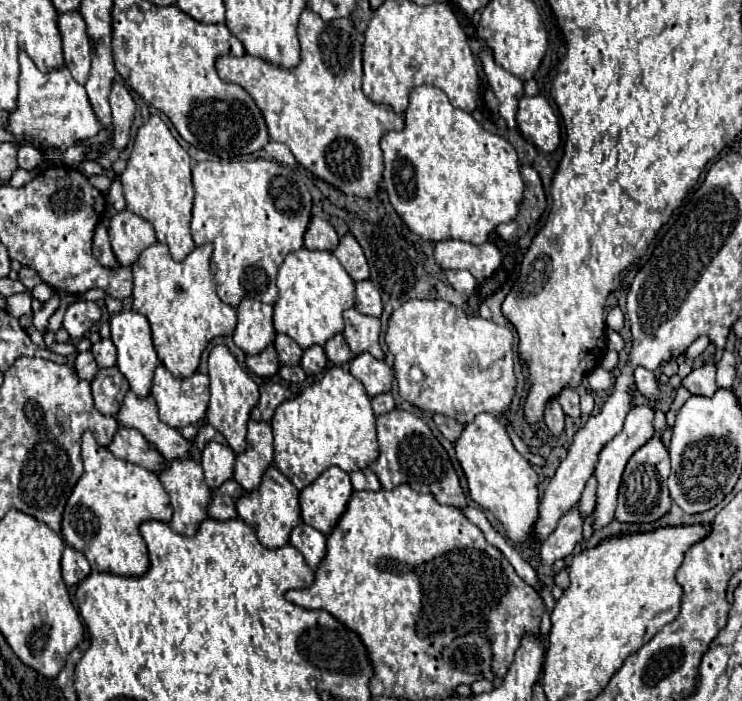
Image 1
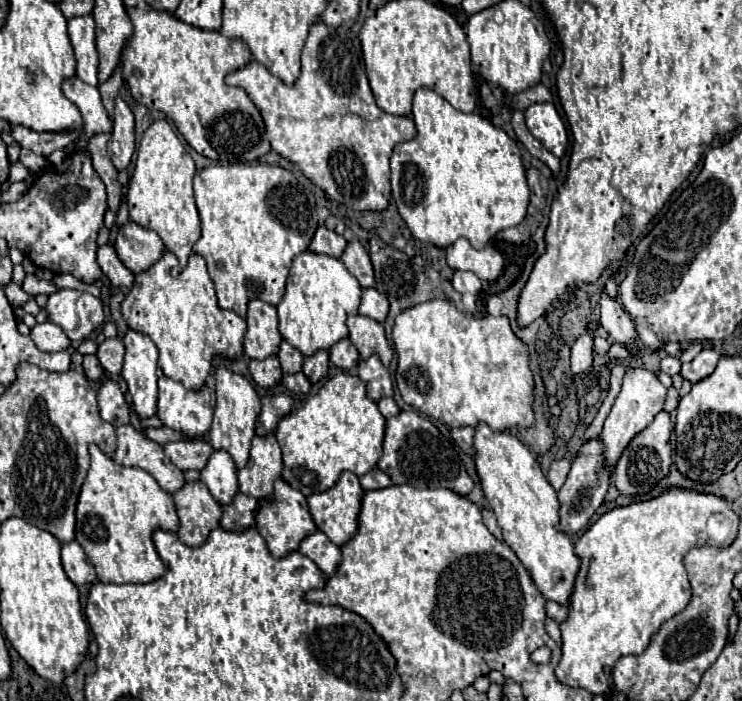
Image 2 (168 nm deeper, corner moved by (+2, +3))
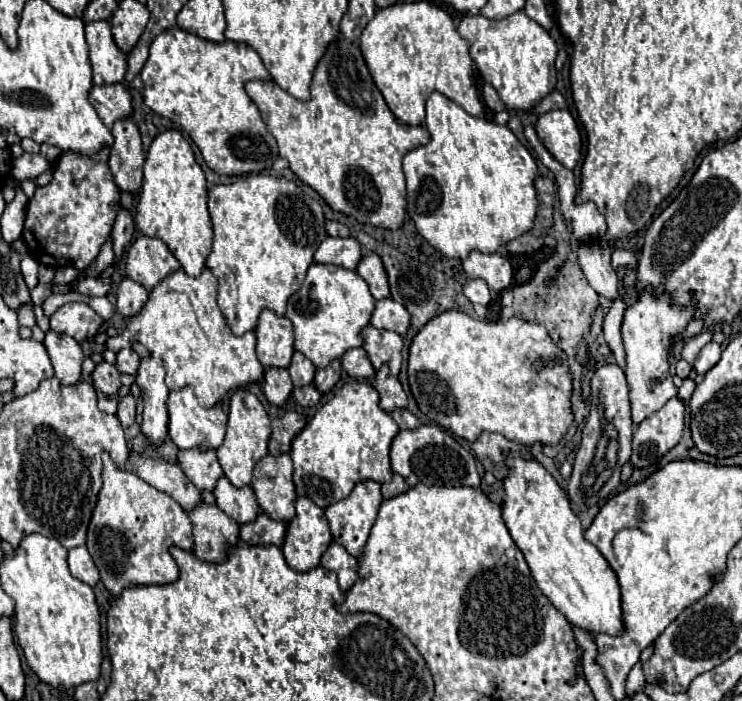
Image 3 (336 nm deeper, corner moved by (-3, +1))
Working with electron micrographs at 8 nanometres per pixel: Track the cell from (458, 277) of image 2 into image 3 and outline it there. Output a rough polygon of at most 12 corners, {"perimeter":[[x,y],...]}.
{"perimeter":[[470,279],[464,295],[472,303],[488,305],[490,289],[482,279]]}

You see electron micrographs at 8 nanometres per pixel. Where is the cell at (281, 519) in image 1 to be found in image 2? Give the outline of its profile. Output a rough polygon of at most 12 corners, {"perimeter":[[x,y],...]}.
{"perimeter":[[281,477],[259,501],[255,529],[283,557],[315,531],[307,499]]}

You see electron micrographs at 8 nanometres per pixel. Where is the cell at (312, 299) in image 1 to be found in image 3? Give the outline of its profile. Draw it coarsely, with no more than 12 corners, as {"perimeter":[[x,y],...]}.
{"perimeter":[[314,263],[288,301],[296,351],[362,347],[374,303],[356,271]]}

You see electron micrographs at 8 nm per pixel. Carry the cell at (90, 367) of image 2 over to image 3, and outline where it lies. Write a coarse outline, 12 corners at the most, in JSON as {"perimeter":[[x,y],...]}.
{"perimeter":[[106,361],[92,373],[94,387],[116,397],[122,387],[118,369]]}

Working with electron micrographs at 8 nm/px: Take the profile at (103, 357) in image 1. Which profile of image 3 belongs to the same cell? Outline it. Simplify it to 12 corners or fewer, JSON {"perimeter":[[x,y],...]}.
{"perimeter":[[118,351],[116,367],[120,373],[136,375],[138,353]]}

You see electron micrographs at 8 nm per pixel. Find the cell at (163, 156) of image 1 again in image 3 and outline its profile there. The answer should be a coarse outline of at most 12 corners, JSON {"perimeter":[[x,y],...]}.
{"perimeter":[[160,133],[134,219],[190,277],[212,249],[190,141]]}

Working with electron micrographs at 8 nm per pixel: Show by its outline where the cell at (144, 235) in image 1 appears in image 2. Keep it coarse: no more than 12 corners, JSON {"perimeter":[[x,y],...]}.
{"perimeter":[[127,221],[115,251],[141,273],[165,247],[153,229]]}

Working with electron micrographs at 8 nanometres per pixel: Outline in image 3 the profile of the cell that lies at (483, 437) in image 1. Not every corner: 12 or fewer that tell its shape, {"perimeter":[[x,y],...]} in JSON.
{"perimeter":[[506,455],[504,521],[538,589],[590,635],[620,585],[556,479]]}

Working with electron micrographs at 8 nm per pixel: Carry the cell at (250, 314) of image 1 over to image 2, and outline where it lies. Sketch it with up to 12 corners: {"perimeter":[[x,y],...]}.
{"perimeter":[[265,301],[247,307],[243,351],[265,359],[279,351],[277,309]]}

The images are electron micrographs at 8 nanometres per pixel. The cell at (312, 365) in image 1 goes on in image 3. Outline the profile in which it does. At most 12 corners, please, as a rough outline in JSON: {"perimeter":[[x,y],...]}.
{"perimeter":[[332,361],[318,369],[314,385],[320,393],[330,393],[340,381],[342,365]]}

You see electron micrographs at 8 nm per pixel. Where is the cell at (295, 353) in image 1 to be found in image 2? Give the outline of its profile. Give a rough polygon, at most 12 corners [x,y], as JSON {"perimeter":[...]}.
{"perimeter":[[281,341],[277,357],[283,373],[301,371],[303,355]]}

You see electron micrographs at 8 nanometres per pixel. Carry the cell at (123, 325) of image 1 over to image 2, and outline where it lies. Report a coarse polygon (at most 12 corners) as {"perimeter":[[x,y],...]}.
{"perimeter":[[123,335],[123,379],[141,417],[157,411],[157,347]]}

